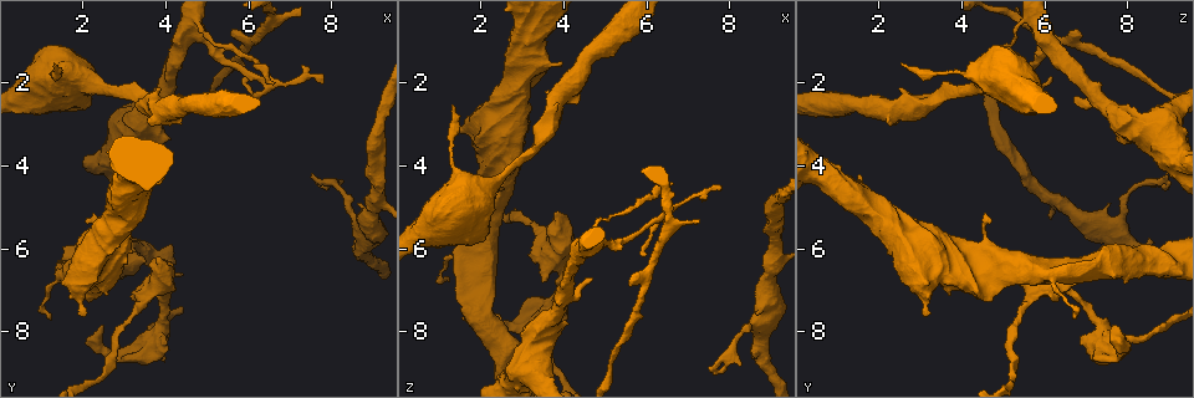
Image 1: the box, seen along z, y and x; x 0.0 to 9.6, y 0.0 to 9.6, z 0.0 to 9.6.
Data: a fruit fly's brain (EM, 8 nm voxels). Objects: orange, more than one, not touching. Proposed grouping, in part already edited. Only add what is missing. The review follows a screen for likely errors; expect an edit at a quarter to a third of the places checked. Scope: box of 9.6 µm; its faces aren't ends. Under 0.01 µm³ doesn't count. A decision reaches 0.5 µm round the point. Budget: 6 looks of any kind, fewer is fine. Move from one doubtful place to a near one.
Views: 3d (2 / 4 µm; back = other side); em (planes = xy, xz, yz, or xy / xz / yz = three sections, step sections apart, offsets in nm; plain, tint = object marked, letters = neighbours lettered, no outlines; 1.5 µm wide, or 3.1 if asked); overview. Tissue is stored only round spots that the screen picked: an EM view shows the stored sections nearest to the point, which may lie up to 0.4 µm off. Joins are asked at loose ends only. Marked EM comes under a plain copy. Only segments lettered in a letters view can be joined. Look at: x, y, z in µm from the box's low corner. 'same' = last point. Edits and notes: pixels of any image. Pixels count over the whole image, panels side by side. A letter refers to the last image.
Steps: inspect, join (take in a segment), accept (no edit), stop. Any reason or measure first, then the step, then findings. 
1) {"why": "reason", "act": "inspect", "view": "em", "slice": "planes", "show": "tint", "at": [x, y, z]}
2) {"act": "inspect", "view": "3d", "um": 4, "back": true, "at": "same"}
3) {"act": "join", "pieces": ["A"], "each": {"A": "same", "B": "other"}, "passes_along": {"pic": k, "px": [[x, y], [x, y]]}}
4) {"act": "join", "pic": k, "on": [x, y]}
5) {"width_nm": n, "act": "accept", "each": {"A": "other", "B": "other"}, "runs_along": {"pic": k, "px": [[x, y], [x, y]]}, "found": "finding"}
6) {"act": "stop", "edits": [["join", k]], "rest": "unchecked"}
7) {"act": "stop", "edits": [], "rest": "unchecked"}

{"why": "an open end", "act": "inspect", "view": "em", "slice": "planes", "show": "letters", "at": [5.50, 0.80, 6.80]}

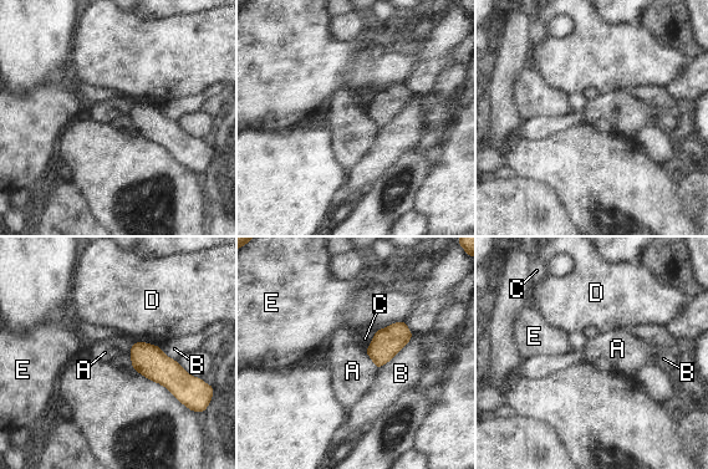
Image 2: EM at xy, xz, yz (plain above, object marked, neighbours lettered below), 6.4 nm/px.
{"act": "accept", "each": {"A": "other", "B": "other", "C": "other", "D": "other", "E": "other"}, "border": {"pic": 2, "px": [[365, 351], [376, 368]]}, "found": "none of them fits"}

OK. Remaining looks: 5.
{"why": "an open end", "act": "inspect", "view": "3d", "um": 4, "at": [3.70, 6.20, 5.10]}

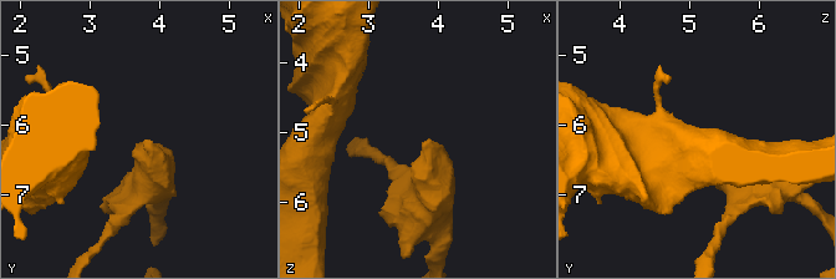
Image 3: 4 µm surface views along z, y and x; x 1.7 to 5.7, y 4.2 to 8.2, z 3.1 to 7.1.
{"act": "inspect", "view": "em", "slice": "yz", "step": 4, "show": "letters", "at": [3.75, 6.25, 5.20]}

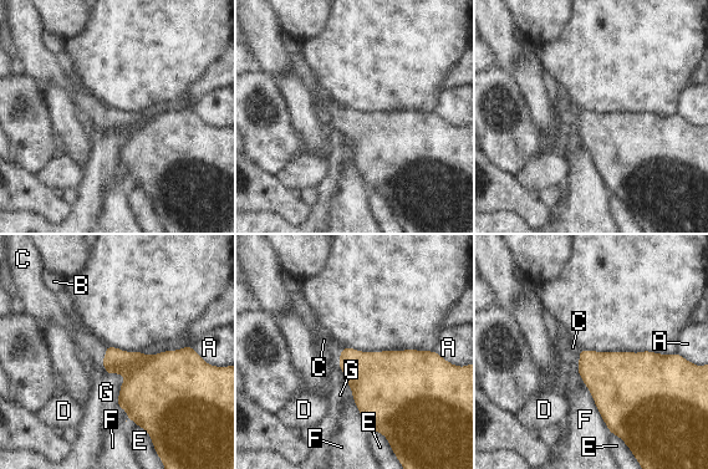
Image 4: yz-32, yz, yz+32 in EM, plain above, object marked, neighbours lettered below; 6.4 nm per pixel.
{"why": "another direction", "act": "inspect", "view": "em", "slice": "planes", "show": "letters", "at": "same"}

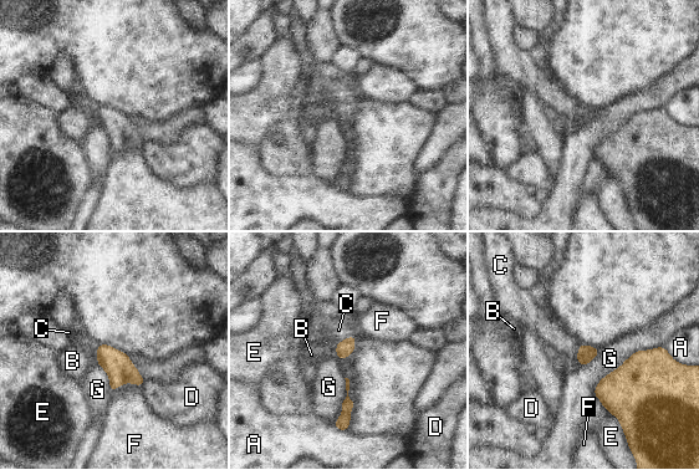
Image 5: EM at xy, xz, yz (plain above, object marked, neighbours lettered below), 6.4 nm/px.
{"longest_contact_nm": ["G", 550], "act": "join", "pieces": ["C"], "each": {"A": "other", "B": "other", "C": "same", "D": "other", "E": "other", "F": "other", "G": "other"}, "found": "it goes on there"}

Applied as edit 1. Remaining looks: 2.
{"act": "stop", "edits": [["join", 5]], "rest": "unchecked"}

